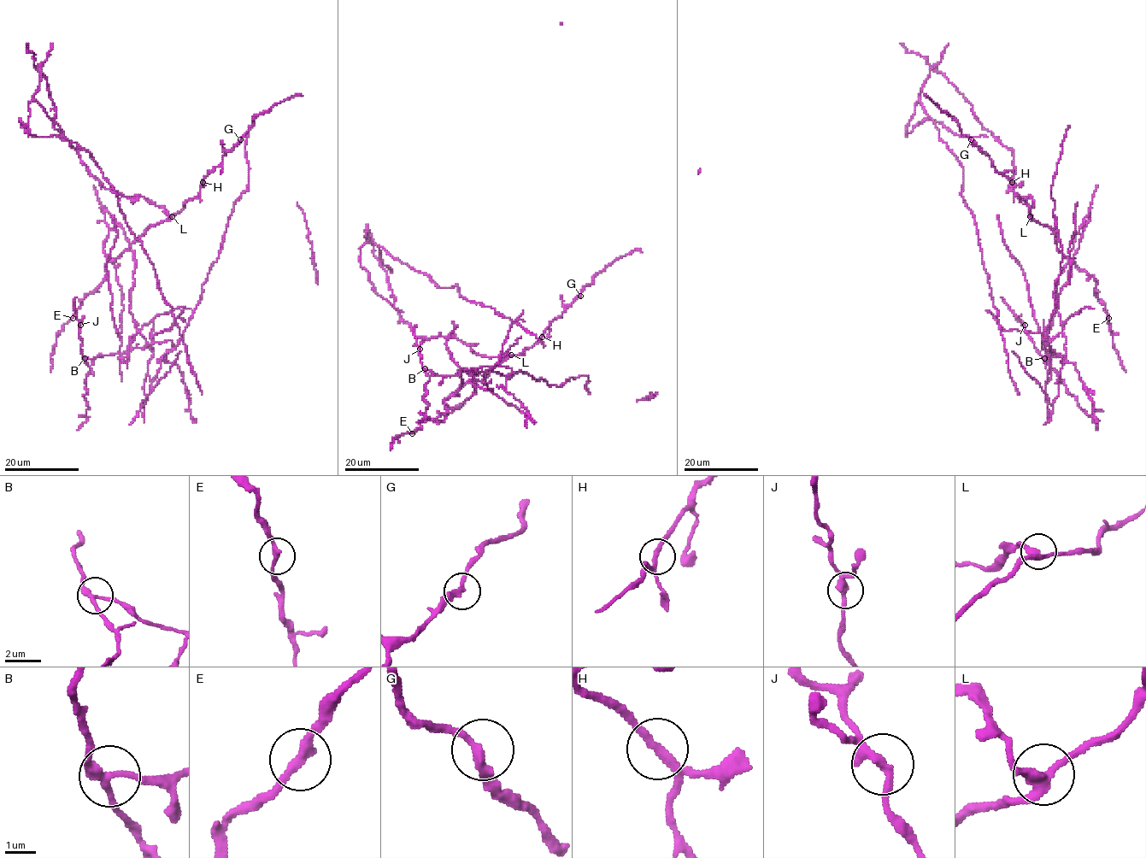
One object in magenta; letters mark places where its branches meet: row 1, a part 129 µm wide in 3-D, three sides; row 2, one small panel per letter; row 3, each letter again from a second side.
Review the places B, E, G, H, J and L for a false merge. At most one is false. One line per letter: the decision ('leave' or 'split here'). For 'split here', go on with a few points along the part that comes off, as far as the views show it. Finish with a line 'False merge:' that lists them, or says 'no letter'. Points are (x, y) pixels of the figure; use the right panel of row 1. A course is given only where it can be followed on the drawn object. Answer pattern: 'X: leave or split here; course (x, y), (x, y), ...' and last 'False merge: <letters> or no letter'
B: split here; course (1044, 358), (1044, 335), (998, 325), (960, 195), (964, 167), (919, 101), (907, 128), (936, 120), (987, 137)
E: leave
G: leave
H: leave
J: leave
L: leave
False merge: B

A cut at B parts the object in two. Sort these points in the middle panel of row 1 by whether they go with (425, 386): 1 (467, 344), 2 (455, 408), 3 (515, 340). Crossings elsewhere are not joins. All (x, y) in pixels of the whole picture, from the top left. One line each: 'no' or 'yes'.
1: yes
2: no
3: no

